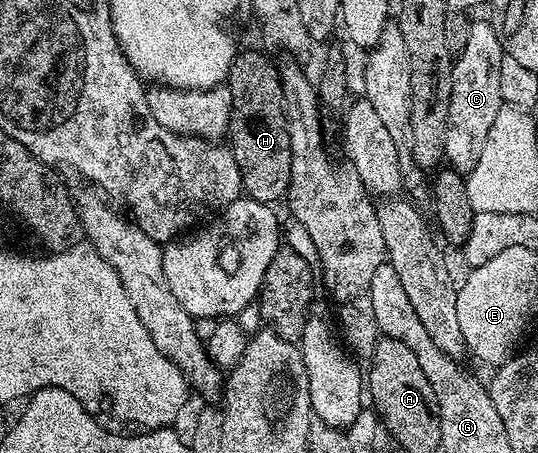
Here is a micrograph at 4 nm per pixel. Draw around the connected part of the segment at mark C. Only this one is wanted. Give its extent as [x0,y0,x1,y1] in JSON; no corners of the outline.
[444,19,504,174]

